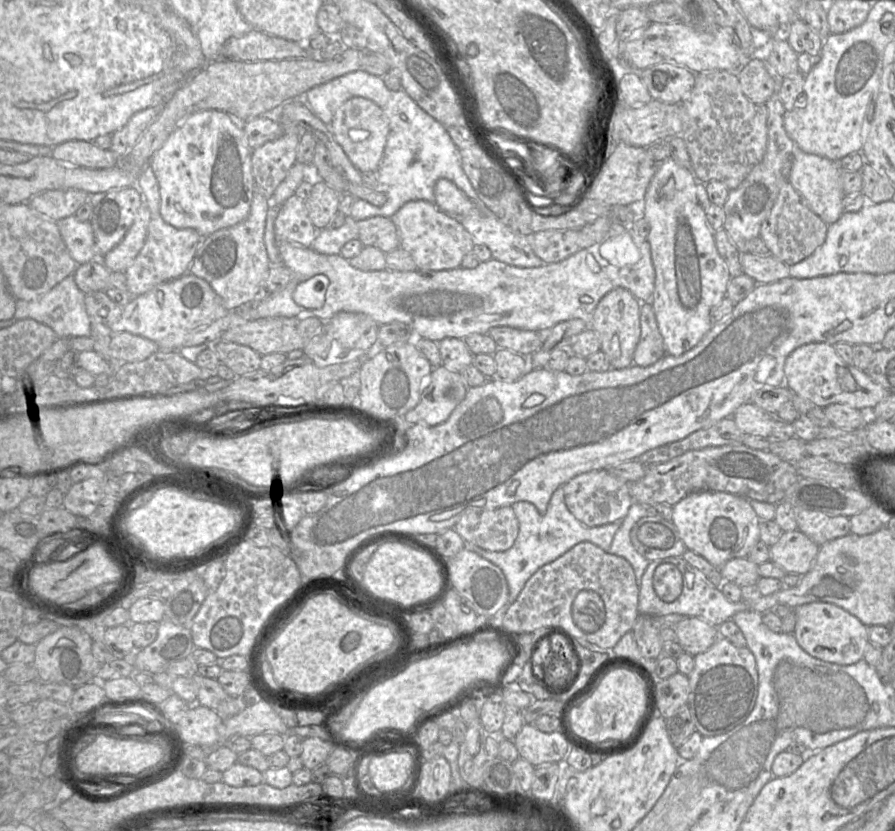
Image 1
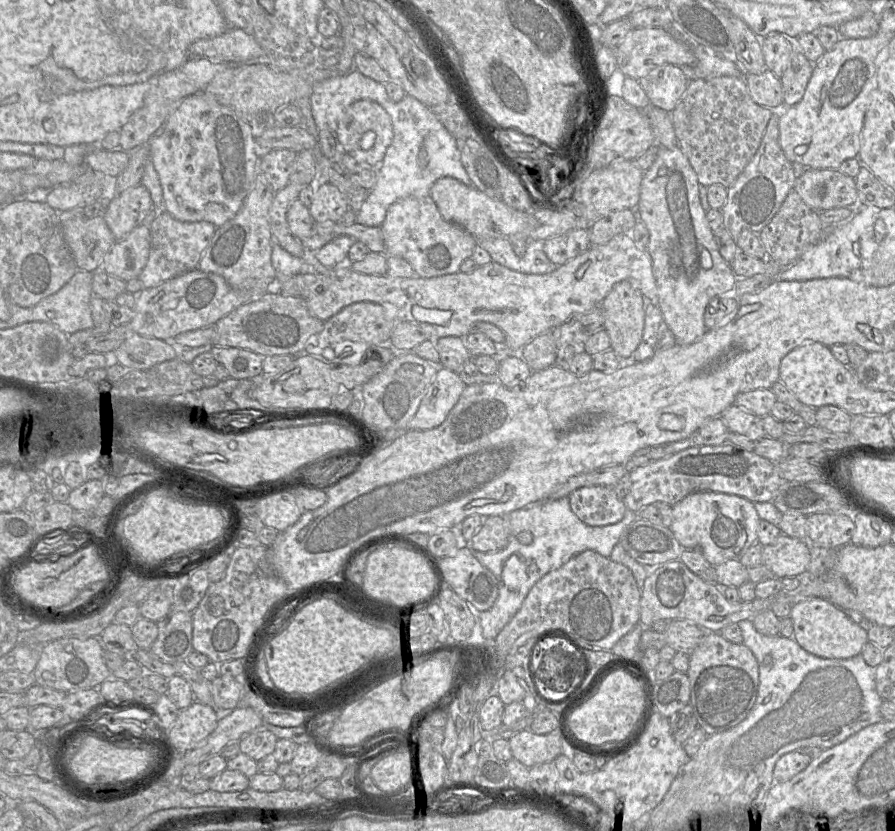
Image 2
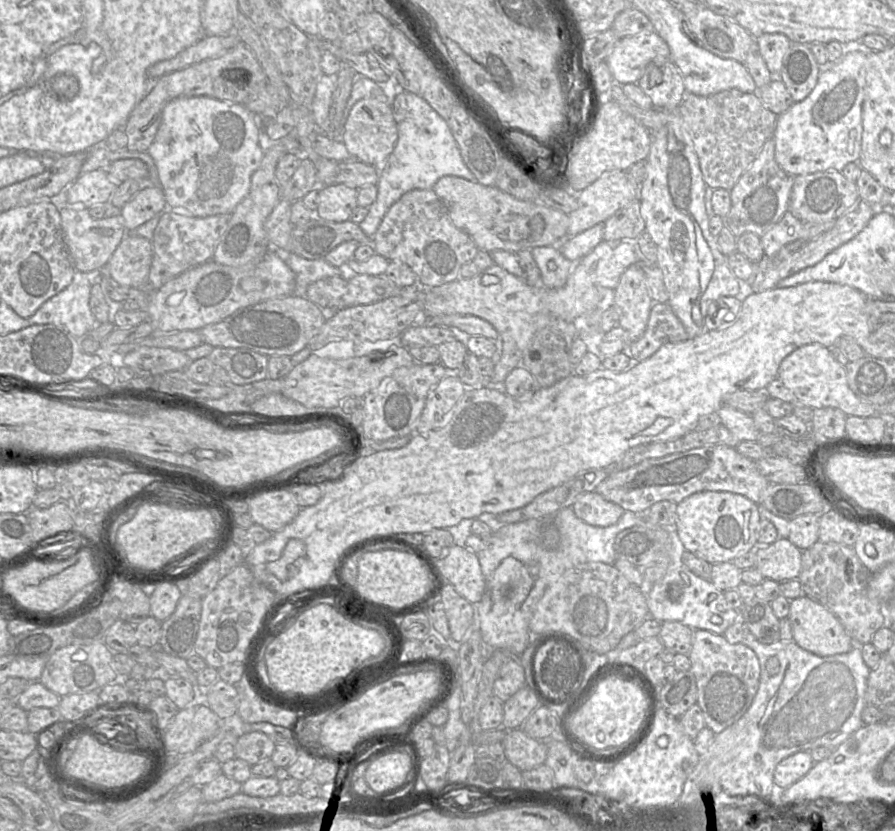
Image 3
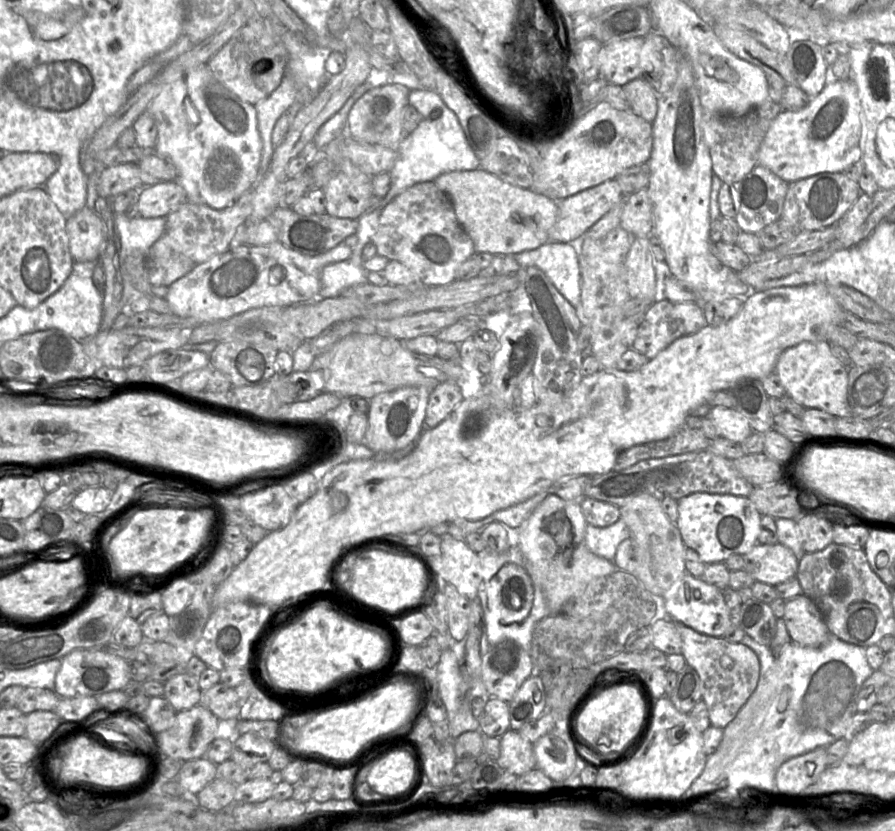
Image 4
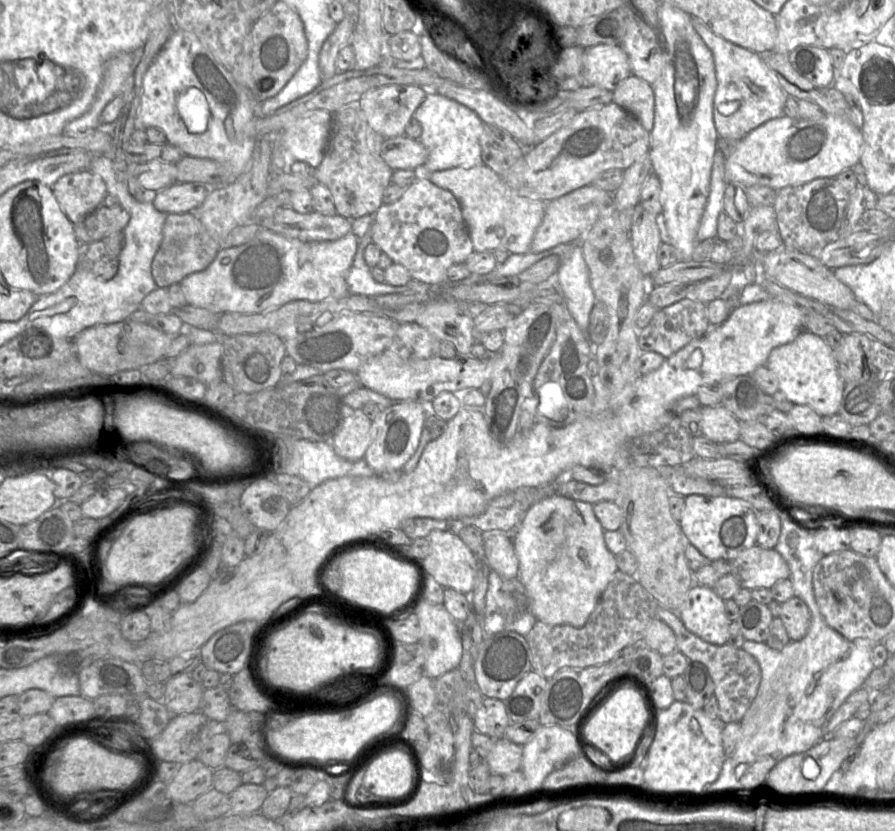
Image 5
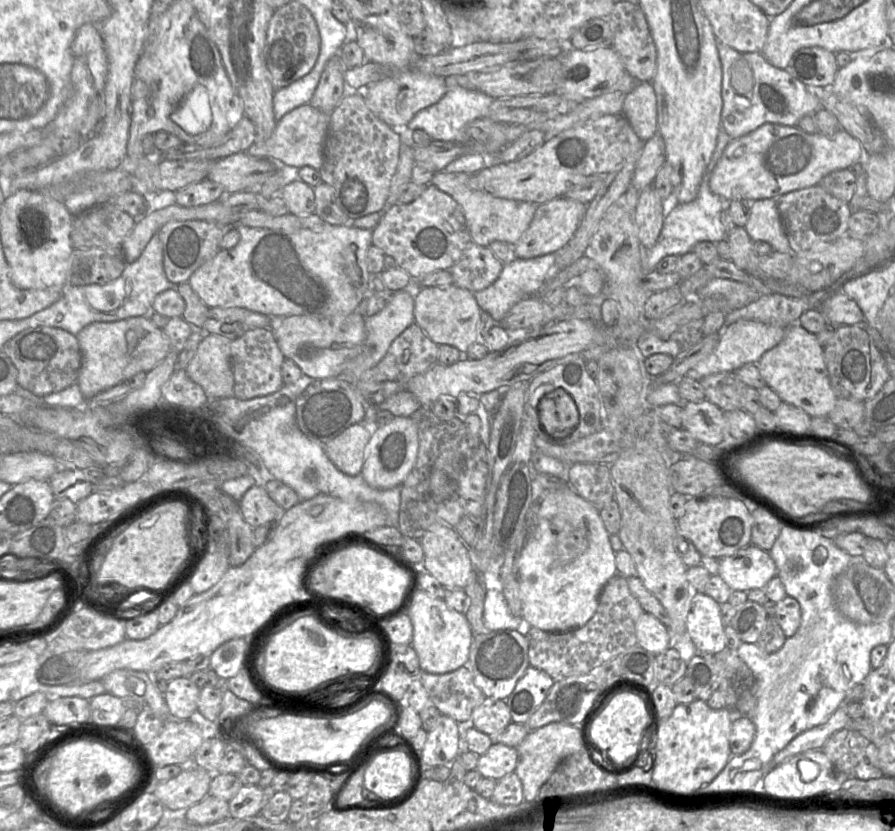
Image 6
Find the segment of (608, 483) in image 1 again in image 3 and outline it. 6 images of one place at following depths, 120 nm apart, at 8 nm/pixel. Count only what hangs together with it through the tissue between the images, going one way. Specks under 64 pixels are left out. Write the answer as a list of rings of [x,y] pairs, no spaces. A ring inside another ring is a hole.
[[[596,491],[585,492],[572,505],[574,514],[589,525],[607,527],[618,522],[624,509]]]

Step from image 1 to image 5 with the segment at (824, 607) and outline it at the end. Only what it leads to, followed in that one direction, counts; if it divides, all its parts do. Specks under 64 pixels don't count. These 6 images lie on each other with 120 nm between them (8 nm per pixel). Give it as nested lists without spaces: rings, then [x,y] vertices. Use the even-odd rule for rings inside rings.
[[[797,596],[782,603],[781,619],[790,641],[799,641],[807,633],[811,614],[805,602]]]

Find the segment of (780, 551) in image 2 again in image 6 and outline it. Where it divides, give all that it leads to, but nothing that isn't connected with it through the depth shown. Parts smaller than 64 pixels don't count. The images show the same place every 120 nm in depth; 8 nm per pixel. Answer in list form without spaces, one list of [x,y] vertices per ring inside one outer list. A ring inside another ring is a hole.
[[[749,545],[719,560],[718,575],[732,591],[763,590],[777,576],[770,553]]]

